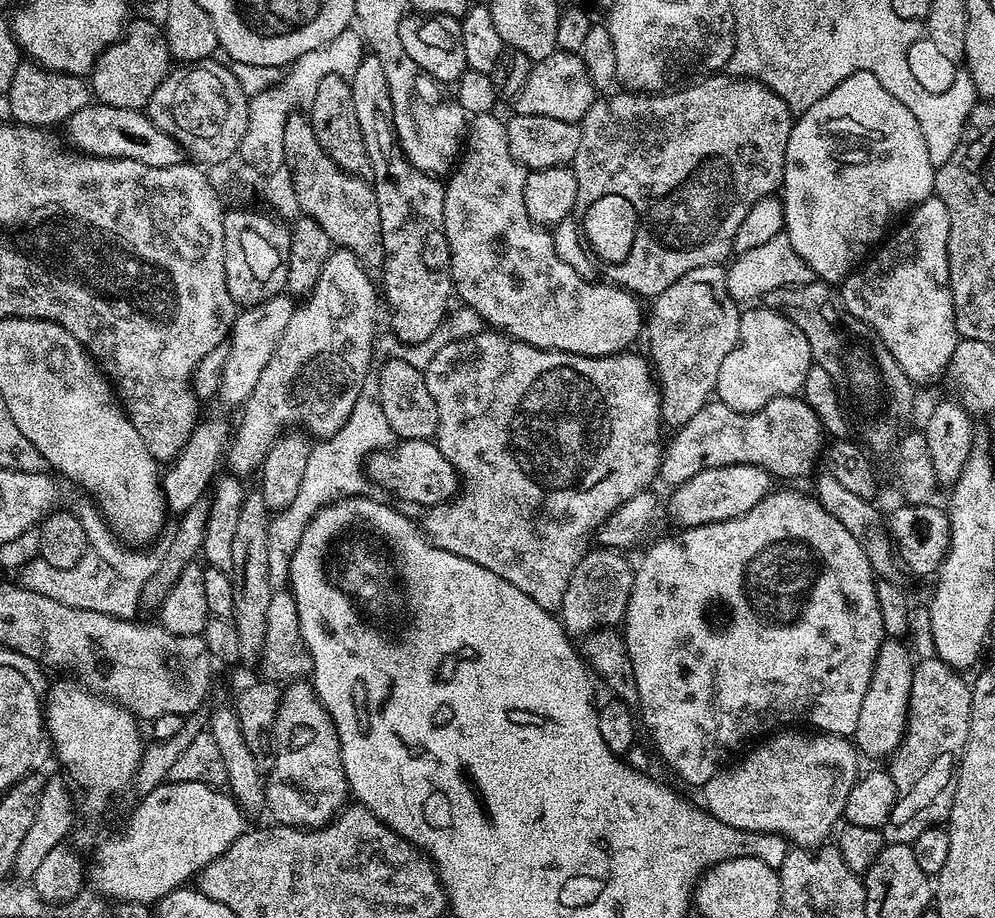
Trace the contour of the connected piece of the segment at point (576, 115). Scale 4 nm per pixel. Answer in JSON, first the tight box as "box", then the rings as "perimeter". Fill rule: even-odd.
{"box":[514,52,598,124],"perimeter":[[[551,52],[544,60],[537,60],[530,70],[530,78],[526,86],[516,96],[514,112],[518,116],[545,116],[546,118],[562,118],[562,122],[571,124],[583,120],[586,110],[598,99],[598,89],[590,82],[590,74],[584,65],[583,56],[574,52]]]}

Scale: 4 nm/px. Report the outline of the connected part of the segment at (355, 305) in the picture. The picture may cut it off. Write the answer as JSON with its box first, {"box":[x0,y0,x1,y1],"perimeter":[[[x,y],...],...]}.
{"box":[226,248,378,478],"perimeter":[[[336,248],[330,258],[326,258],[326,266],[322,266],[322,275],[318,277],[318,286],[314,286],[314,290],[297,307],[290,322],[286,322],[286,330],[274,350],[274,358],[270,358],[266,370],[262,370],[262,378],[258,378],[258,386],[254,386],[250,398],[242,405],[240,425],[237,428],[235,425],[226,453],[227,467],[229,464],[233,468],[229,469],[237,477],[244,478],[247,472],[255,473],[263,465],[277,436],[284,435],[286,430],[297,428],[312,438],[333,436],[342,430],[346,418],[350,418],[354,410],[354,402],[365,395],[364,383],[368,380],[368,367],[372,364],[378,288],[372,285],[371,279],[373,277],[368,269],[345,248]]]}

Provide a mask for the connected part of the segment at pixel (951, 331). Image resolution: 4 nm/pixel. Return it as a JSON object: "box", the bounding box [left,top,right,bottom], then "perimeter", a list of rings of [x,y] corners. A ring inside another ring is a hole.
{"box":[838,194,958,384],"perimeter":[[[933,194],[907,213],[904,222],[875,249],[867,263],[844,277],[838,300],[850,315],[869,324],[885,342],[890,342],[898,366],[910,379],[928,384],[945,373],[958,339],[948,285],[950,214],[946,214],[946,202]]]}

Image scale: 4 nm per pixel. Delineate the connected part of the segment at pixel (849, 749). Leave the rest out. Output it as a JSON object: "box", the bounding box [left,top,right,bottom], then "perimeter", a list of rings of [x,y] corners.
{"box":[702,730,861,850],"perimeter":[[[784,730],[779,734],[769,735],[767,739],[760,742],[765,742],[765,744],[757,743],[755,747],[751,749],[753,752],[750,753],[749,756],[741,755],[739,759],[735,761],[735,763],[733,763],[731,766],[721,768],[719,772],[714,774],[714,778],[710,778],[710,782],[706,782],[704,785],[702,785],[702,792],[704,792],[704,801],[702,801],[702,804],[711,819],[721,820],[723,824],[729,828],[741,828],[747,832],[772,832],[776,836],[784,837],[785,840],[791,842],[797,848],[807,848],[809,850],[815,850],[821,847],[821,845],[827,841],[824,839],[826,839],[828,835],[828,839],[833,835],[834,829],[841,823],[844,815],[846,797],[848,797],[850,794],[850,790],[853,788],[853,786],[855,786],[858,779],[858,773],[861,771],[859,764],[861,761],[858,759],[858,749],[851,739],[843,736],[830,736],[827,734],[812,734],[816,736],[807,736],[807,734],[804,732],[796,731],[804,730]]]}

